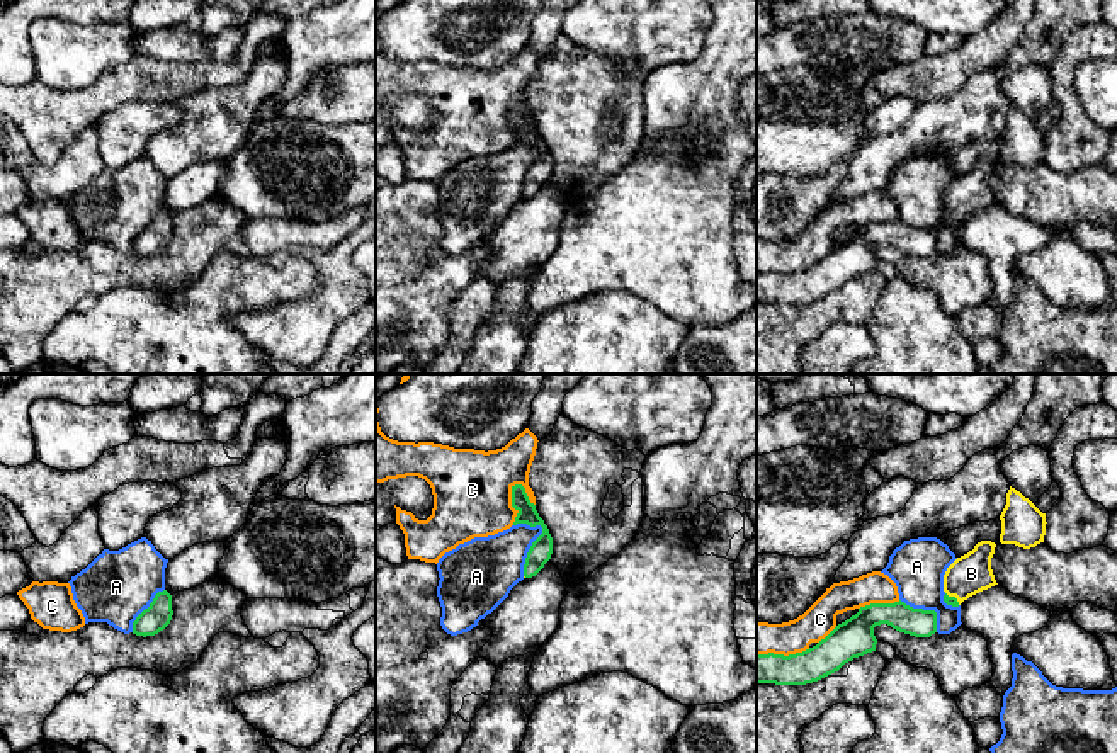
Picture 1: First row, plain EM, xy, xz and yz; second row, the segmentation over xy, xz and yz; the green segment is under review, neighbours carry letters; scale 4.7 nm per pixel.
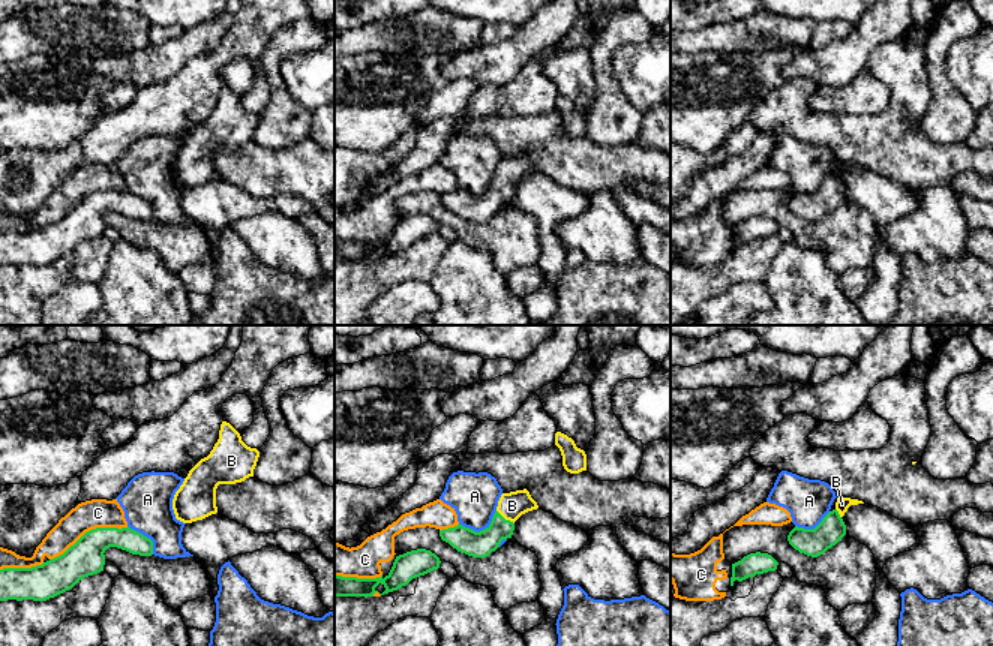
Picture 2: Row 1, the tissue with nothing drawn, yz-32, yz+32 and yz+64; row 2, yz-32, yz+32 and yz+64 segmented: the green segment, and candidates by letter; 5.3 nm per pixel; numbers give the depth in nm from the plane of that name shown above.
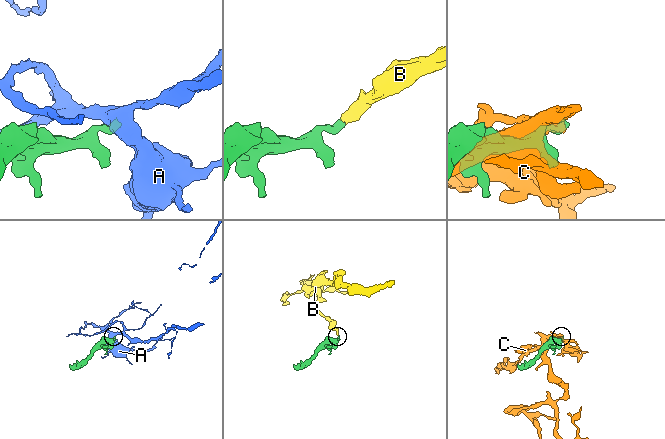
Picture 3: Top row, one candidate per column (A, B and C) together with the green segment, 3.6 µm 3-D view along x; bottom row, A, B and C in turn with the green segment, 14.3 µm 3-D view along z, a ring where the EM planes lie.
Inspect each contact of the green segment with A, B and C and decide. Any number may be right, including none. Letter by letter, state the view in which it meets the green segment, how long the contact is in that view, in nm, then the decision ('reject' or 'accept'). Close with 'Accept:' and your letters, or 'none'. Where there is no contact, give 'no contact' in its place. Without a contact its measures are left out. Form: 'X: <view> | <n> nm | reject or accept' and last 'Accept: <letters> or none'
A: xz | 260 nm | reject
B: yz | 90 nm | accept
C: xz | 200 nm | reject
Accept: B

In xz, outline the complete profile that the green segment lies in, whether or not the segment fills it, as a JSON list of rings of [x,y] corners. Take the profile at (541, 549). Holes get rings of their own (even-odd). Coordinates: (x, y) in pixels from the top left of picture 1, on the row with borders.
[[[522,484],[512,486],[512,507],[519,512],[513,525],[527,524],[530,527],[542,527],[542,534],[532,542],[524,564],[524,576],[532,578],[551,559],[553,537],[549,534],[547,525],[539,517],[536,505],[529,500],[525,488]]]

